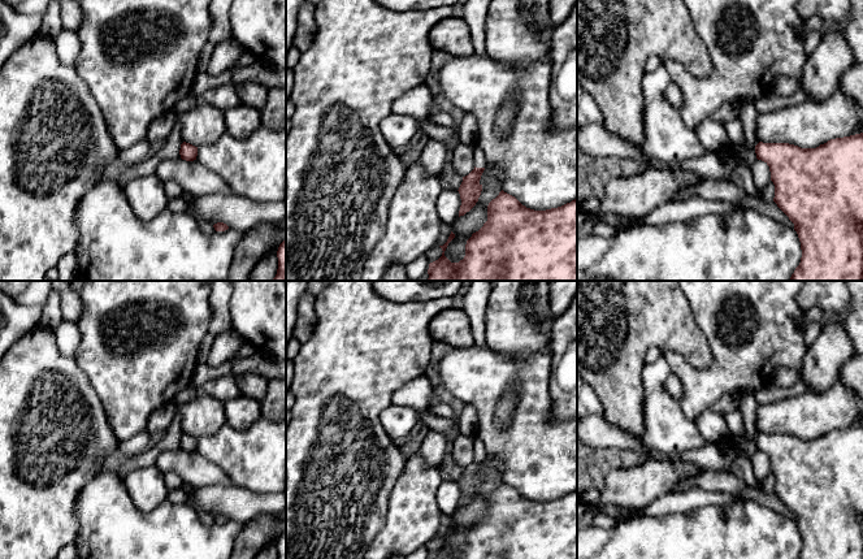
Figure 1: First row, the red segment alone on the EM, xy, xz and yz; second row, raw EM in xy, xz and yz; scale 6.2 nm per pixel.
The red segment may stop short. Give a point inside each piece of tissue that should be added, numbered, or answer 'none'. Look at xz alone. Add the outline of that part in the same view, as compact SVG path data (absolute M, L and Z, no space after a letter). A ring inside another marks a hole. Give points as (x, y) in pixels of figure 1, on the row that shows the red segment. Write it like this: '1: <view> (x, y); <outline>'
1: xz (480, 160); M477 144L473 146L473 155L476 168L485 168L487 165L485 153Z

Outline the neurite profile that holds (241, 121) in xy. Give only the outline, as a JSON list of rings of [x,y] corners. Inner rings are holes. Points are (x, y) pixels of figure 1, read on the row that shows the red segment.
[[[240,104],[231,109],[225,110],[226,131],[237,138],[248,138],[256,129],[261,126],[260,110]]]

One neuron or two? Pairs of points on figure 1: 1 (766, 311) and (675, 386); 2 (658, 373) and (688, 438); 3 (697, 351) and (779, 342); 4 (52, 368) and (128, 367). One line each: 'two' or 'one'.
1: two
2: one
3: two
4: two

